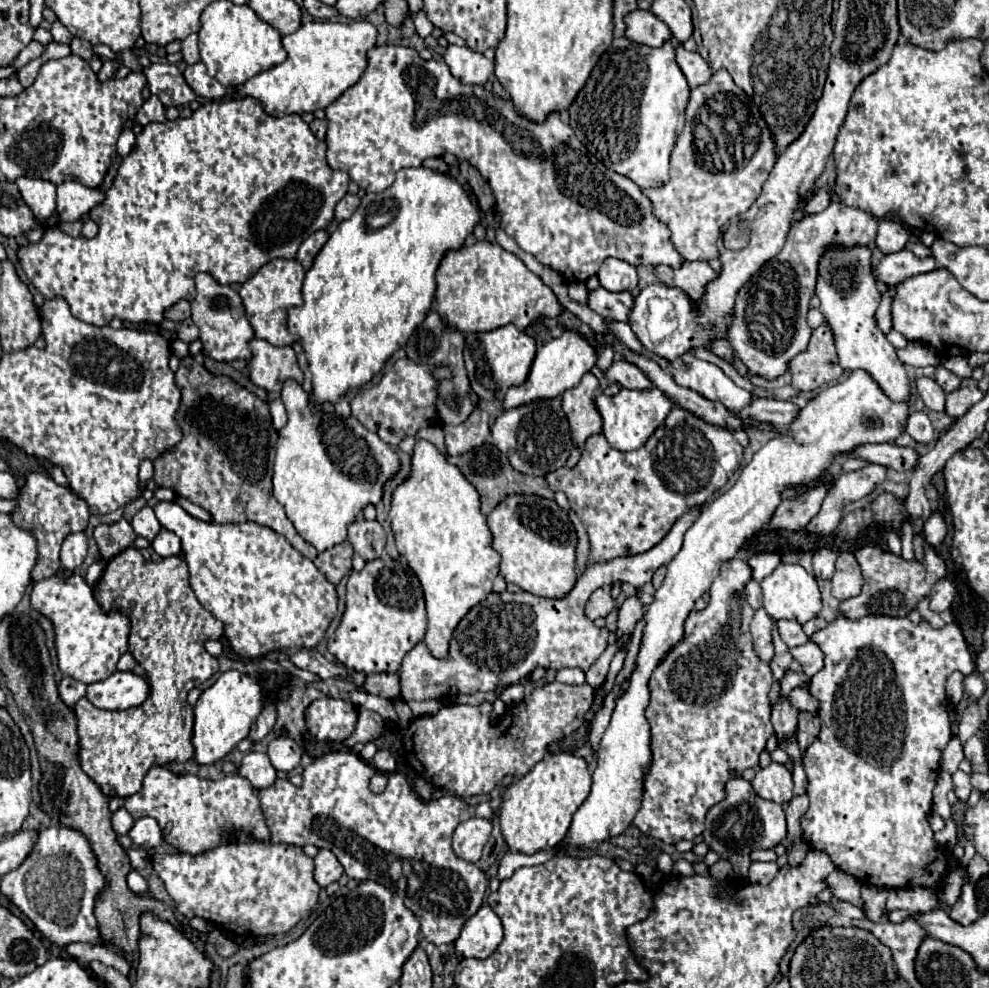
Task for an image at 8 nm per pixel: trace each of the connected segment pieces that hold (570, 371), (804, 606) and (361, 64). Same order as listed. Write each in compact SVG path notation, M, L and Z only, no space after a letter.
M566 328L560 338L554 338L552 342L544 344L540 348L540 352L536 354L536 358L534 358L534 364L530 368L526 384L508 390L508 394L504 398L504 408L522 406L524 402L532 402L532 400L540 400L540 398L556 398L556 396L564 394L568 388L578 386L582 376L594 368L600 350L604 346L612 346L614 344L614 334L610 330L606 330L604 334L594 334L594 340L600 344L598 348L594 348L590 344L590 340L586 336L582 336L580 332Z
M780 564L770 576L766 576L762 582L762 600L764 600L764 610L772 620L788 618L788 620L798 620L800 624L808 622L810 618L818 616L822 608L820 600L820 590L816 584L816 578L808 574L800 564Z
M312 20L308 24L302 24L296 32L282 38L284 48L288 50L288 58L282 64L274 66L272 70L266 70L264 74L254 76L244 86L238 86L238 88L222 86L216 78L208 76L206 66L202 62L186 66L182 74L186 84L198 96L204 96L210 100L222 100L224 94L232 90L240 90L242 98L252 96L260 100L264 110L268 110L268 114L272 116L314 112L318 108L326 108L342 92L346 92L350 86L358 82L358 78L368 66L368 50L376 46L376 36L378 36L376 26L366 20L352 22L352 24Z

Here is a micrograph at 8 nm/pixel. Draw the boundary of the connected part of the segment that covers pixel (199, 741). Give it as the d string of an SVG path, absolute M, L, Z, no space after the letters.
M238 670L222 672L218 680L200 694L194 706L194 760L198 764L214 764L216 760L230 754L236 748L236 744L248 736L252 722L262 712L262 706L262 686L256 678L242 674Z

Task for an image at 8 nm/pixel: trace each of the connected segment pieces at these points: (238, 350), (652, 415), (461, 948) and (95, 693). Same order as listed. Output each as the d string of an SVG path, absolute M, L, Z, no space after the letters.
M196 274L196 298L192 300L192 320L200 328L200 340L204 344L204 354L218 360L248 360L252 354L248 342L254 338L254 330L246 318L240 294L232 286L218 284L210 274Z
M652 386L648 390L620 388L620 392L616 396L600 394L600 396L596 396L596 406L604 420L602 434L606 436L610 446L620 452L632 452L632 450L638 450L640 446L644 446L644 442L654 434L654 430L664 422L664 418L672 410L674 402L660 388Z
M482 906L462 928L456 952L462 958L488 958L502 942L502 922L490 906Z
M114 672L110 678L90 684L86 698L96 708L126 710L140 706L148 698L148 694L150 684L144 676L136 676L134 672Z

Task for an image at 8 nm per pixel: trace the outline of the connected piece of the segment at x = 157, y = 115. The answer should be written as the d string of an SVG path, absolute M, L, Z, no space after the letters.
M150 96L148 100L144 100L140 112L136 114L136 120L146 126L150 122L164 122L166 120L166 108L164 104L158 100L158 96Z

